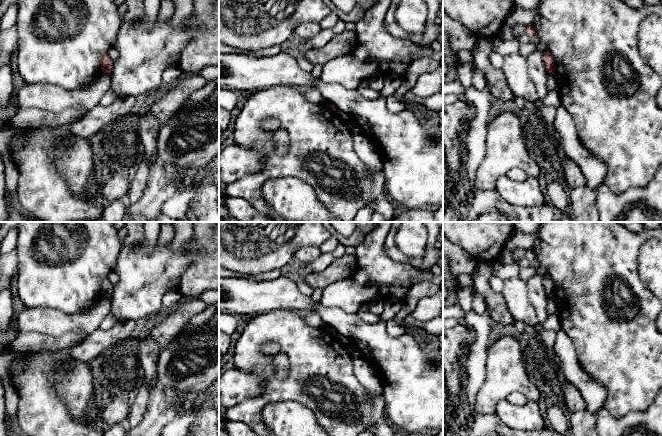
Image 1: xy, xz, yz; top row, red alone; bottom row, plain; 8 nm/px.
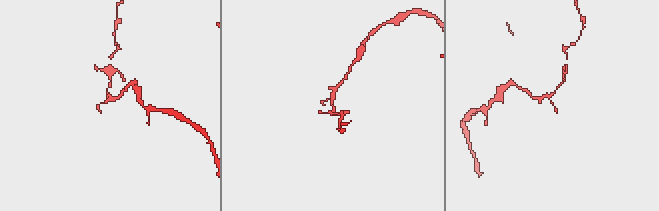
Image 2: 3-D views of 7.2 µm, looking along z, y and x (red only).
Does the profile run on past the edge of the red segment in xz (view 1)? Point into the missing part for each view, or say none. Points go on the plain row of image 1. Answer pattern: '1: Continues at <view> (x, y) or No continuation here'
1: No continuation here

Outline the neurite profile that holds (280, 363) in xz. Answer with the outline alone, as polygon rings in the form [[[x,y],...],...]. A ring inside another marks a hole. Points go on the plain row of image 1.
[[[278,353],[273,361],[275,374],[284,379],[288,375],[288,361],[284,353]]]

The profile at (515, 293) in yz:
[[[518,277],[504,281],[502,290],[507,308],[515,321],[538,324],[537,314],[529,301],[527,283]]]

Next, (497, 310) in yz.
[[[478,262],[471,273],[474,289],[481,294],[487,305],[487,316],[496,323],[504,326],[514,325],[515,320],[507,308],[502,293],[492,290],[489,279],[492,276],[493,262]]]

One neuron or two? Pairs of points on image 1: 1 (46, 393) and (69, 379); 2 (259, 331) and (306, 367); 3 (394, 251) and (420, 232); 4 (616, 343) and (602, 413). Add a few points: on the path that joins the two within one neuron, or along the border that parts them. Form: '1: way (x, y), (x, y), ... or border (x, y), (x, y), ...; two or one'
1: border (65, 368), (52, 373), (50, 378), (67, 408); two
2: way (272, 331), (275, 331), (298, 354); one
3: border (396, 232), (395, 244), (405, 254), (419, 258); two
4: border (603, 406), (615, 417), (625, 415); two

